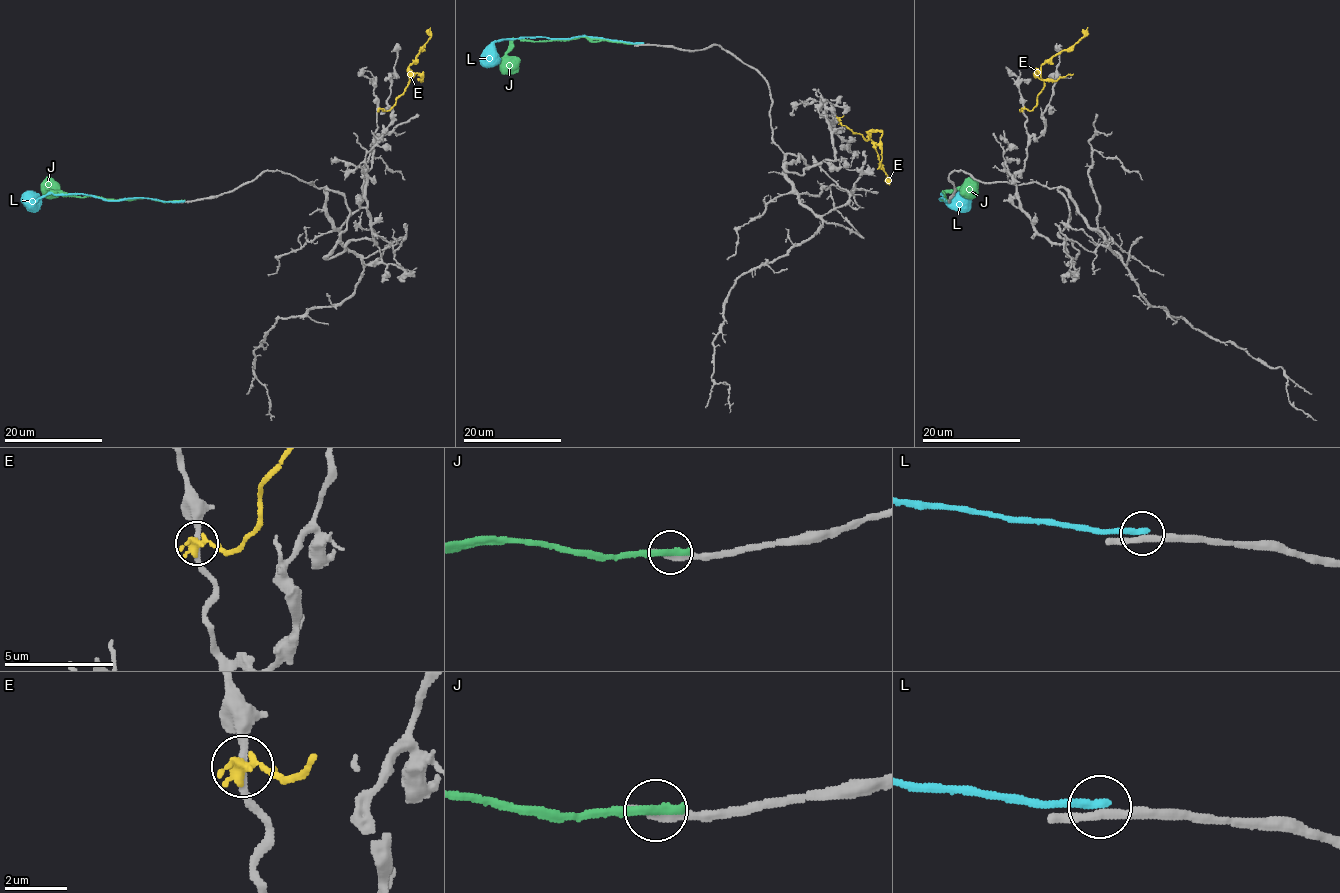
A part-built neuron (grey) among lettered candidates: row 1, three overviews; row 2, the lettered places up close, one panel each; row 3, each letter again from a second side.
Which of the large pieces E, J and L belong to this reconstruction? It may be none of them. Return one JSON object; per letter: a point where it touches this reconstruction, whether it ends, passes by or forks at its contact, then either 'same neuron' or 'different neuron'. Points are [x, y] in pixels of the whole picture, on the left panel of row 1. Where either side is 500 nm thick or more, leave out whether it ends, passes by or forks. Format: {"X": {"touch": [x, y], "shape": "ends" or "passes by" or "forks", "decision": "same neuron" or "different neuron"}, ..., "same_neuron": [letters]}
{"E": {"touch": [378, 109], "shape": "passes by", "decision": "different neuron"}, "J": {"touch": [180, 201], "shape": "ends", "decision": "different neuron"}, "L": {"touch": [183, 201], "shape": "ends", "decision": "different neuron"}, "same_neuron": []}

